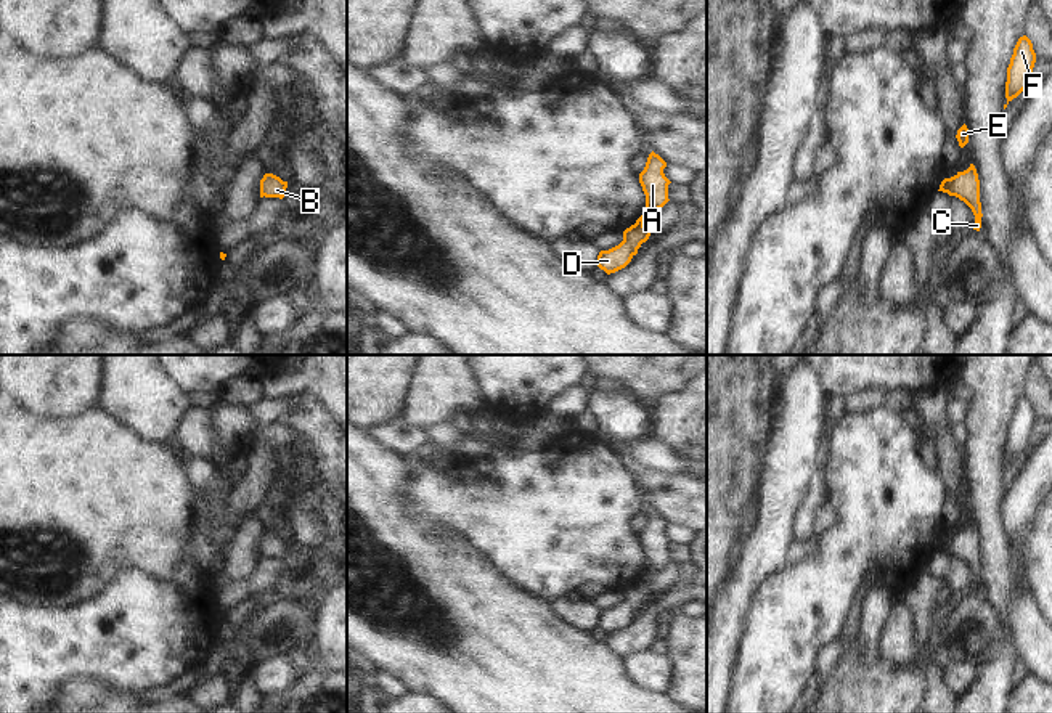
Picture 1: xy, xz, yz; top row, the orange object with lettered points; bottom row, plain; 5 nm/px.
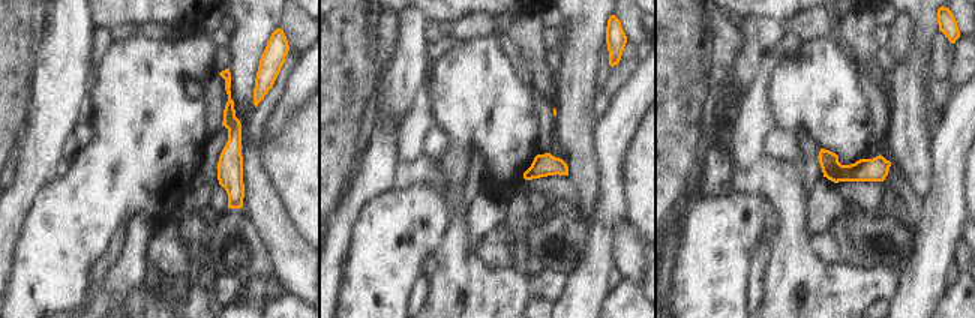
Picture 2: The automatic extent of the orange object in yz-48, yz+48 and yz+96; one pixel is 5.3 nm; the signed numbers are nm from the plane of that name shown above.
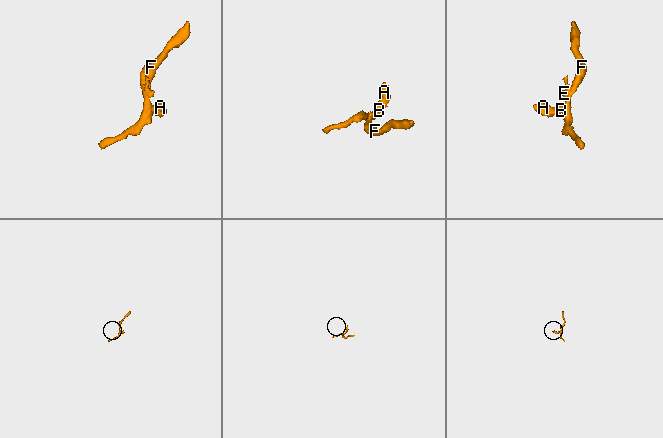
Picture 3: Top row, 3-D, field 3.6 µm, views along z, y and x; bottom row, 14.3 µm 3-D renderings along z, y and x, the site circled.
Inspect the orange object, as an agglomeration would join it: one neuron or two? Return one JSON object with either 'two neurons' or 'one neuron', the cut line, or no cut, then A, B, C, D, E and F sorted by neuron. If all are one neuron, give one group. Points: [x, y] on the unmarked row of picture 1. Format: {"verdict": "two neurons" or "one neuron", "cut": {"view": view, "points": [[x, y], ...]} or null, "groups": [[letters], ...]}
{"verdict": "one neuron", "cut": null, "groups": [["A", "B", "C", "D", "E", "F"]]}

